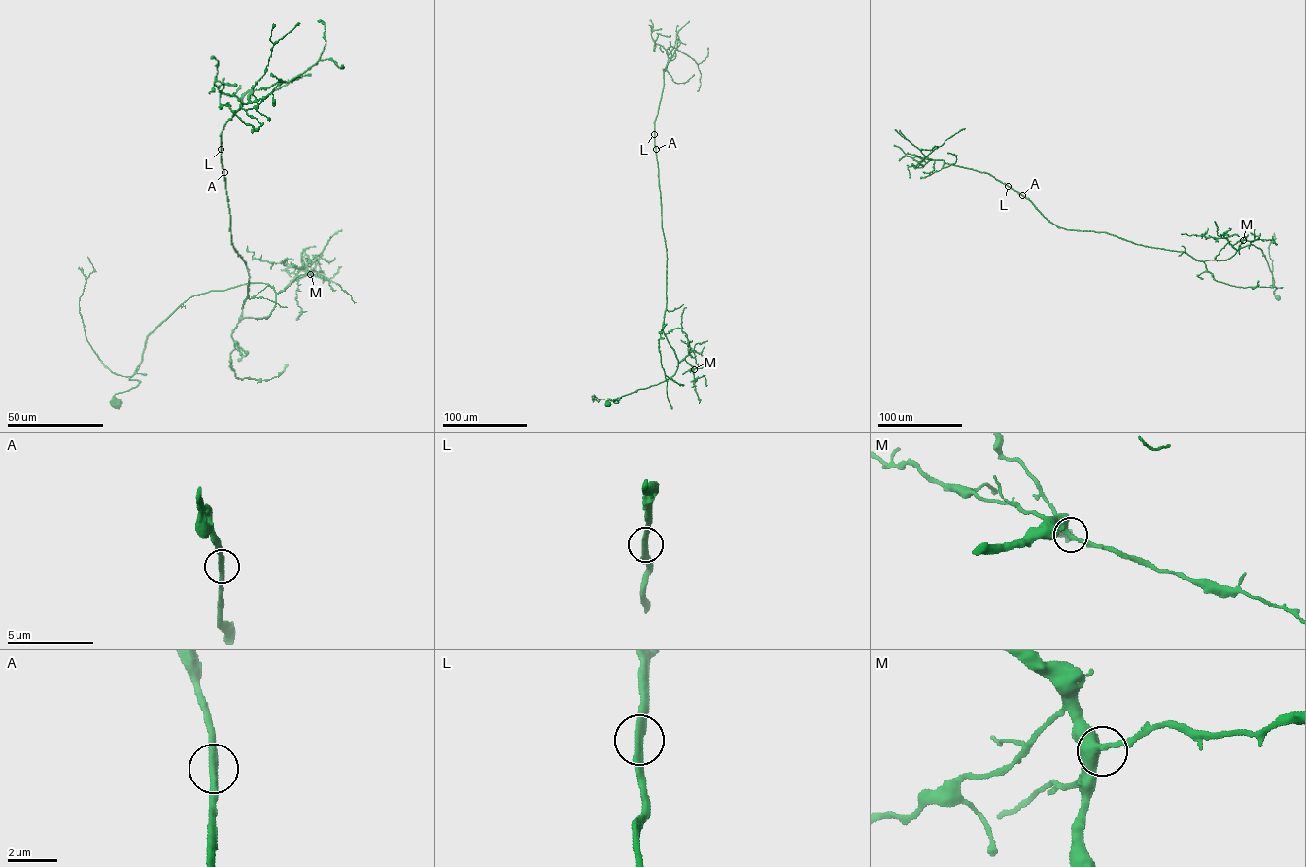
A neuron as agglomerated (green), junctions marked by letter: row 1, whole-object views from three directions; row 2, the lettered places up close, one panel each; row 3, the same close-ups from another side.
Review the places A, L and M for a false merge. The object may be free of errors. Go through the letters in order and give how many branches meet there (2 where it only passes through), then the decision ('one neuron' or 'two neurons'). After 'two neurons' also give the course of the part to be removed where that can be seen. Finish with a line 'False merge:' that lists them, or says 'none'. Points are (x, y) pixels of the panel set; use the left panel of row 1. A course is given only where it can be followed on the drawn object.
A: branches 2; one neuron
L: branches 2; one neuron
M: branches 2; one neuron
False merge: none

